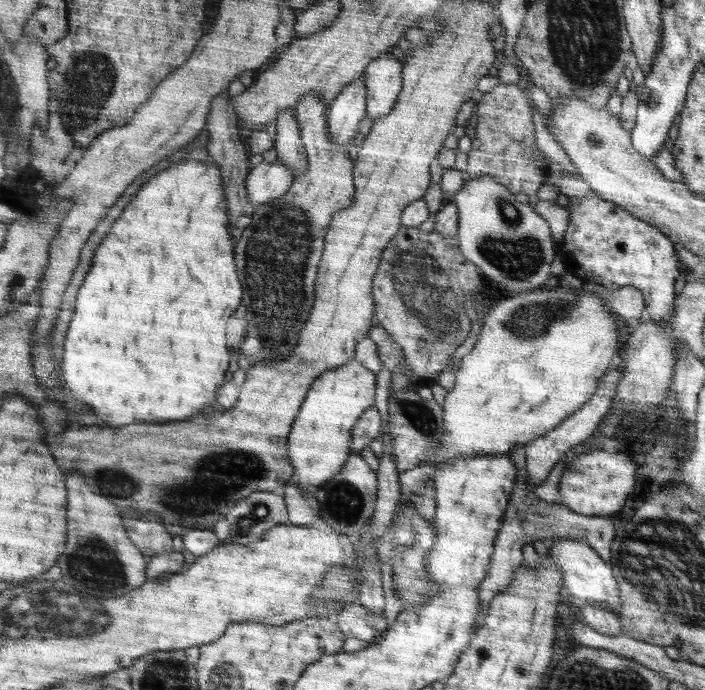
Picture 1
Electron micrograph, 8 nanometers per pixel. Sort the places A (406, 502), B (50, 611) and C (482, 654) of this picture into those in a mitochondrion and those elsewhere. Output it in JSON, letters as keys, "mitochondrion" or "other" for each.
{"A":"other","B":"mitochondrion","C":"other"}

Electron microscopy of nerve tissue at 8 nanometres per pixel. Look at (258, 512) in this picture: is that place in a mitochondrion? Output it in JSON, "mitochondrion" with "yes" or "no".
{"mitochondrion":"yes"}

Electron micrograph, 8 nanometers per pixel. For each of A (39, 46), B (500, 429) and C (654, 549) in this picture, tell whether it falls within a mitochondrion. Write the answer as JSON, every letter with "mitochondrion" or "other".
{"A":"other","B":"other","C":"mitochondrion"}

